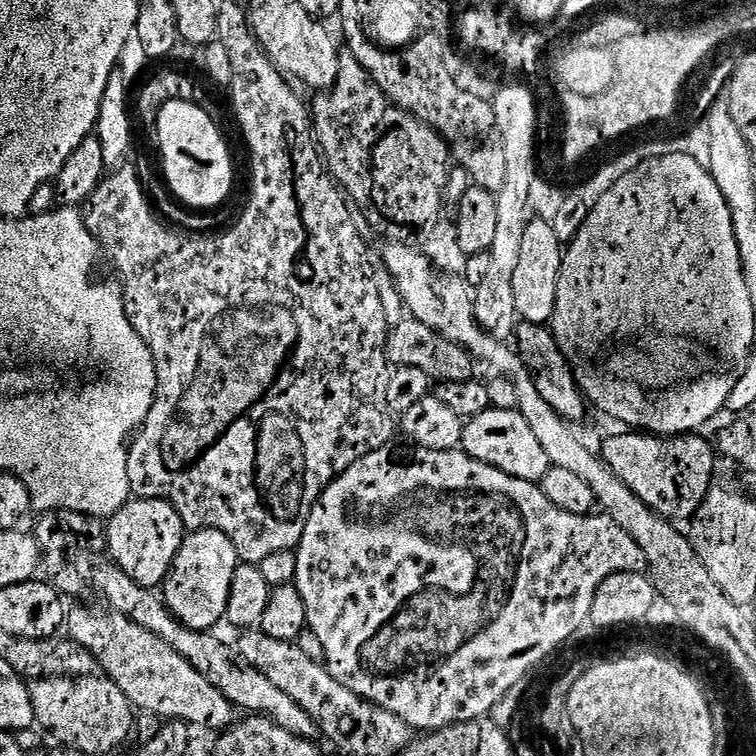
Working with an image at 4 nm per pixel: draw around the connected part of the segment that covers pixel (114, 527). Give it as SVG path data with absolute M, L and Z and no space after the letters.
M132 498L114 513L107 524L106 540L108 536L108 552L113 560L111 563L143 588L159 589L167 581L172 563L184 545L186 529L178 510L174 510L174 506L164 500Z

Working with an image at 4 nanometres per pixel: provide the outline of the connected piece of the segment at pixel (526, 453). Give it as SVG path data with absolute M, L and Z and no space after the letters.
M493 406L487 412L471 417L464 426L463 451L484 464L494 466L519 480L539 482L550 469L546 450L530 430L530 422L522 418L519 410L508 406Z

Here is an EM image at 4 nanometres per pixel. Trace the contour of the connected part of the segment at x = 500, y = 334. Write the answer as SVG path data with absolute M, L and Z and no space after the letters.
M508 132L508 180L496 196L498 206L498 234L494 234L494 242L490 249L492 261L488 264L488 273L484 281L474 288L476 302L476 320L487 332L497 340L511 341L512 331L518 325L516 302L514 298L514 270L518 270L518 254L522 250L524 231L529 226L530 194L529 183L533 181L533 169L538 164L528 164L528 132Z

